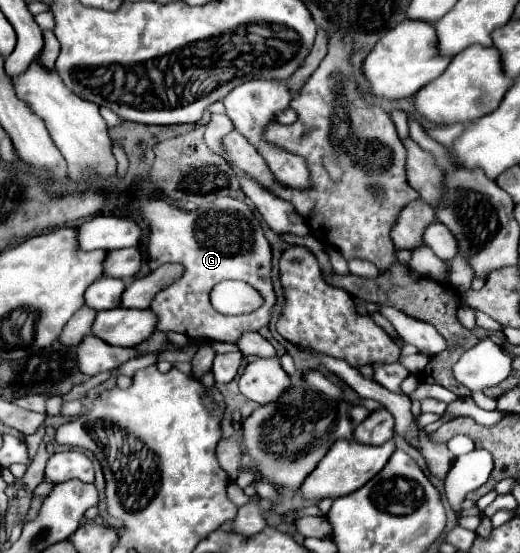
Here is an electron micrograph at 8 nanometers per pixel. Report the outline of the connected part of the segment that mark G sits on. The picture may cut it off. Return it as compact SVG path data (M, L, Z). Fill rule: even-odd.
M219 197L211 203L199 205L195 211L187 213L167 203L165 199L141 199L139 213L149 225L147 239L147 267L155 271L165 263L183 265L183 275L159 291L151 303L151 309L157 315L159 331L177 331L187 337L205 337L217 341L229 341L241 337L241 333L259 331L271 321L273 307L277 305L277 295L271 281L273 271L273 253L269 241L263 235L259 219L251 209L233 197ZM225 279L241 279L255 287L265 303L261 309L249 315L227 317L217 313L211 307L209 293L215 283Z

